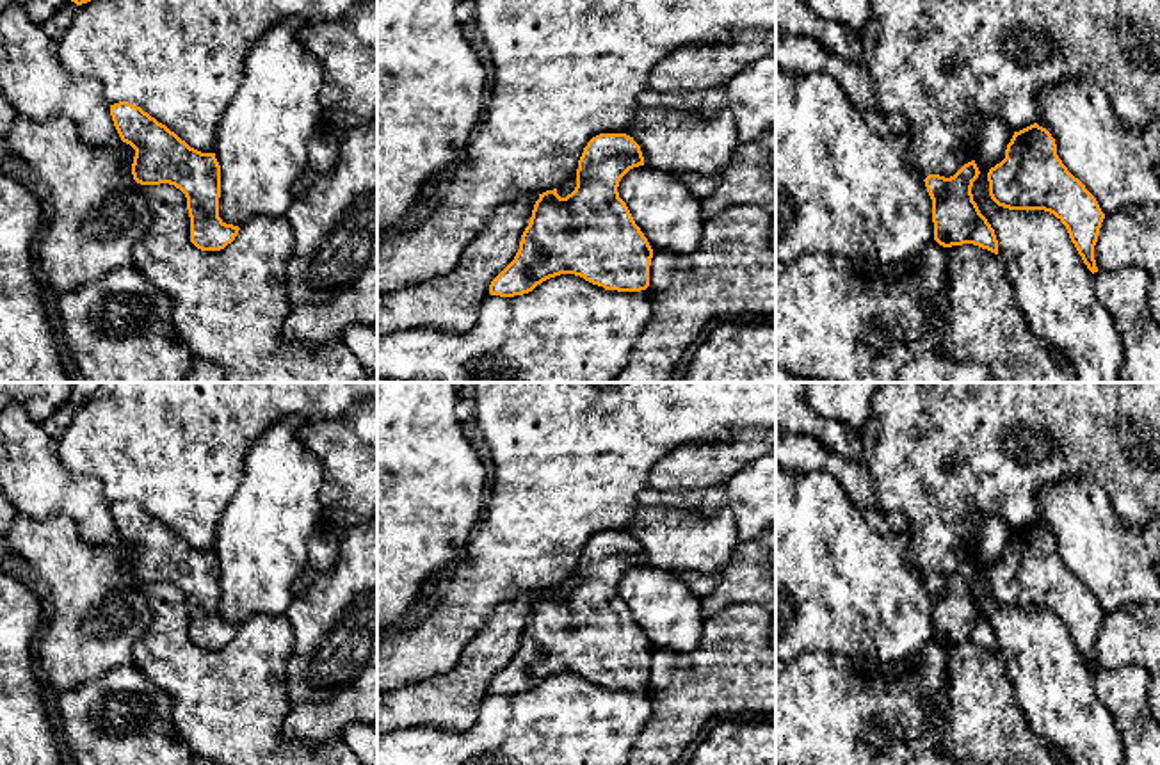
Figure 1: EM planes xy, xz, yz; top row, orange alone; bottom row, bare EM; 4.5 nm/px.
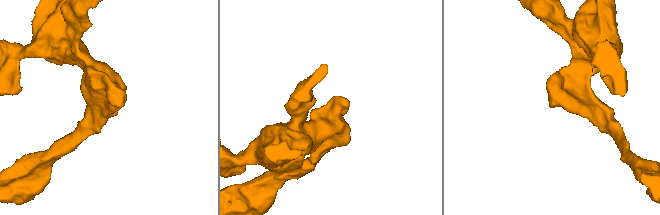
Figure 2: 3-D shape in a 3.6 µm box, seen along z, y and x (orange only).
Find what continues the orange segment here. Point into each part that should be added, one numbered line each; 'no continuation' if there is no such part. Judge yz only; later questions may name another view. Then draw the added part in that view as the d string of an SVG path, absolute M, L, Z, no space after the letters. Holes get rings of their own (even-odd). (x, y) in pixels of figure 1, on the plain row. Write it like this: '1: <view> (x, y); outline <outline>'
no continuation

